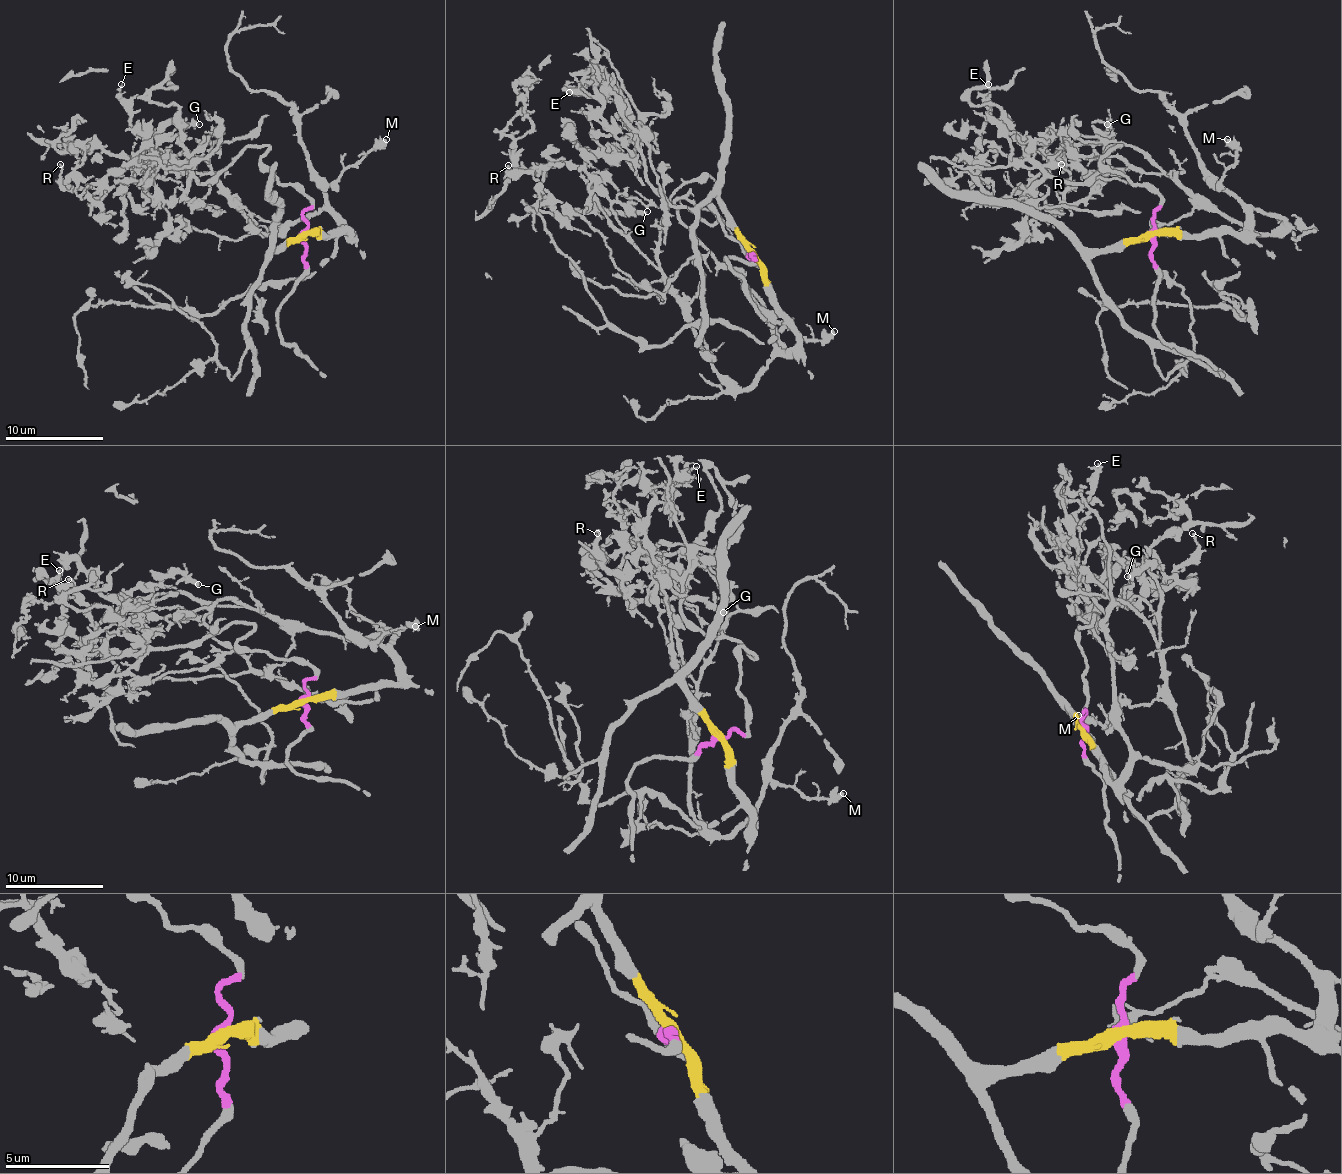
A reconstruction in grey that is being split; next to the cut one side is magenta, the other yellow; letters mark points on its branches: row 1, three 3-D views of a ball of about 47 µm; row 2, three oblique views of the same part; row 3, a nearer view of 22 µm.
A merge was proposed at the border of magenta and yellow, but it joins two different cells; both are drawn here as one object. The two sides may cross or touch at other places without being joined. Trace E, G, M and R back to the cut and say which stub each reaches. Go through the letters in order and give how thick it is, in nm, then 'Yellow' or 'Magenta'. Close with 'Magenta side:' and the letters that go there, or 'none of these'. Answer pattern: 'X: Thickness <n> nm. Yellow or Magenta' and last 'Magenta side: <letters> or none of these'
E: Thickness 150 nm. Magenta
G: Thickness 360 nm. Magenta
M: Thickness 440 nm. Yellow
R: Thickness 160 nm. Magenta
Magenta side: E, G, R

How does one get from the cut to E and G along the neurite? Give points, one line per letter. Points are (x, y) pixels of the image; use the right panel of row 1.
E: (1151, 233), (1161, 201), (1102, 162), (1119, 145), (1082, 182), (1036, 167), (972, 165), (987, 84)
G: (1151, 233), (1161, 201), (1102, 162), (1119, 145), (1082, 182), (1043, 169), (1100, 172), (1107, 123)

